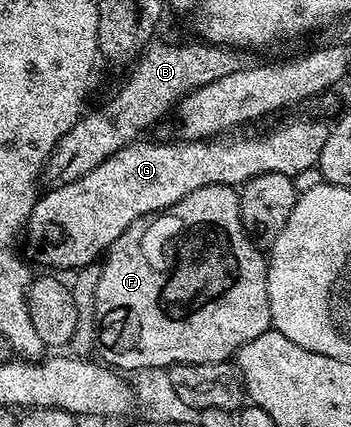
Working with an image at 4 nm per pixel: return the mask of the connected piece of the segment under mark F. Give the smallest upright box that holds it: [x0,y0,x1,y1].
[95,186,272,372]

